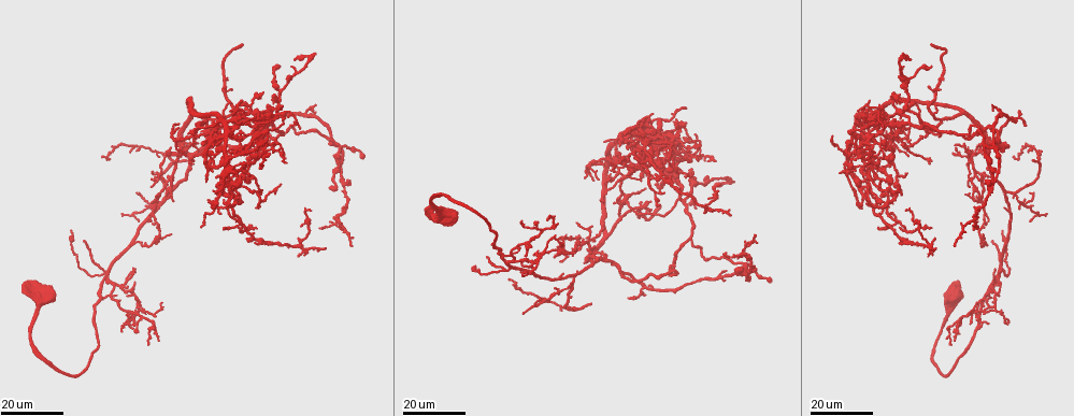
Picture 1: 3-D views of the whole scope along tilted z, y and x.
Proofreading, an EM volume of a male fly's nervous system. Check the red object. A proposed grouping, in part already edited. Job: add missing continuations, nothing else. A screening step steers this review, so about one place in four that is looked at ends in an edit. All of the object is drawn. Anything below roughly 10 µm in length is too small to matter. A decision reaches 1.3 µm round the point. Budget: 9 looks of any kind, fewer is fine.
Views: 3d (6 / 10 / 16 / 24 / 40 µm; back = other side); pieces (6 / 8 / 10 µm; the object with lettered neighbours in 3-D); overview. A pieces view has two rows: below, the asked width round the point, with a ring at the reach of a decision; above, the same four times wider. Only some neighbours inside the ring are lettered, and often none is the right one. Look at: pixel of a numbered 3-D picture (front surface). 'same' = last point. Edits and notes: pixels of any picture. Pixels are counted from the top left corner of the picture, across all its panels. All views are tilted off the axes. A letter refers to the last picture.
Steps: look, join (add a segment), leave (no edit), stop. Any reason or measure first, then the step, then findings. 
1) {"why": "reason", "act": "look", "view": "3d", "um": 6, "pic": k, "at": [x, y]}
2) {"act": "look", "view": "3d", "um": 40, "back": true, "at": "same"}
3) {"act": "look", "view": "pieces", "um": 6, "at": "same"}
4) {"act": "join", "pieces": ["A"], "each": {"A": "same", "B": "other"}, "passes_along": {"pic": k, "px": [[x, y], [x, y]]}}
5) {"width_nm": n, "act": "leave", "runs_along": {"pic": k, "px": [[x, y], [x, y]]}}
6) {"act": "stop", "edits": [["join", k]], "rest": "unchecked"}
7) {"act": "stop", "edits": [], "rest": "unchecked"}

{"why": "an open end", "act": "look", "view": "3d", "um": 16, "pic": 1, "at": [590, 302]}

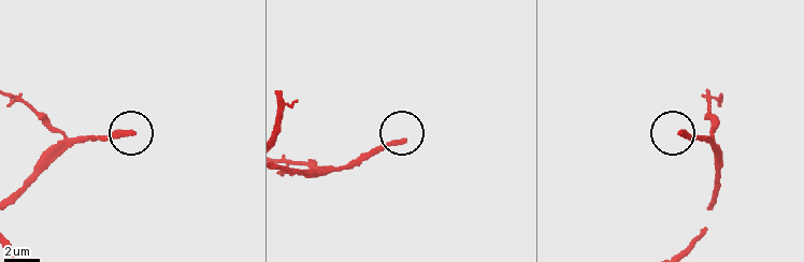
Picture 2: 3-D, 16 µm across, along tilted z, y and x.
{"act": "look", "view": "pieces", "um": 10, "pic": 2, "at": [679, 134]}

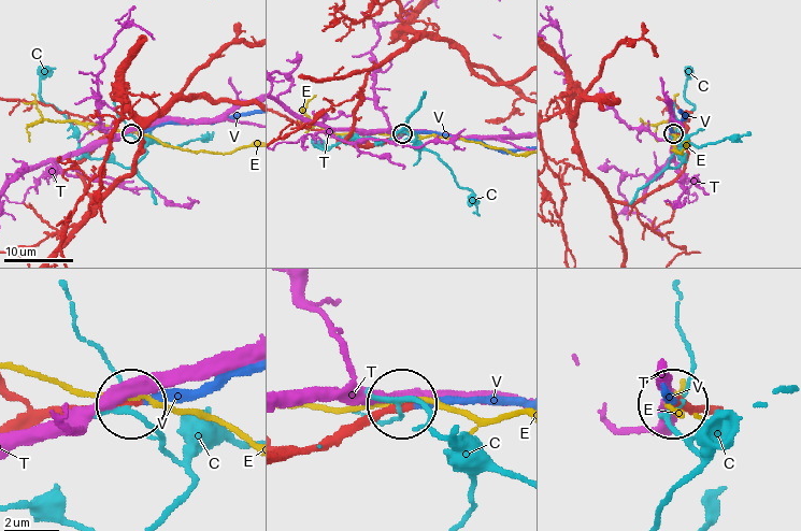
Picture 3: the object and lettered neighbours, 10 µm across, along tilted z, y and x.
{"width_nm": 260, "act": "join", "pieces": ["V"], "each": {"C": "other", "E": "other", "T": "other", "V": "same"}, "passes_along": {"pic": 3, "px": [[341, 439], [381, 418], [451, 399], [514, 406]]}, "found": "it goes on there"}

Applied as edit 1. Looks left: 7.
{"why": "end of a long branch", "act": "look", "view": "3d", "um": 16, "pic": 1, "at": [242, 43]}

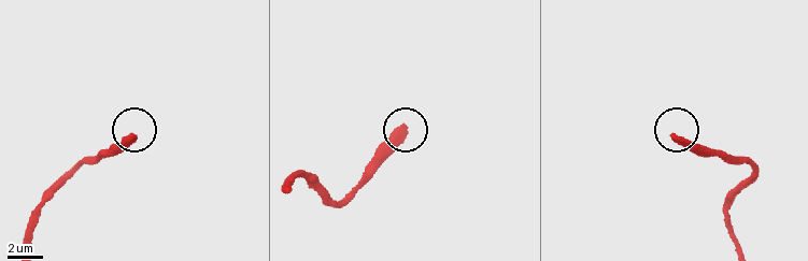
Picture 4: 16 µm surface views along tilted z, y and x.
{"why": "what lies round it", "act": "look", "view": "pieces", "um": 6, "pic": 4, "at": [673, 136]}

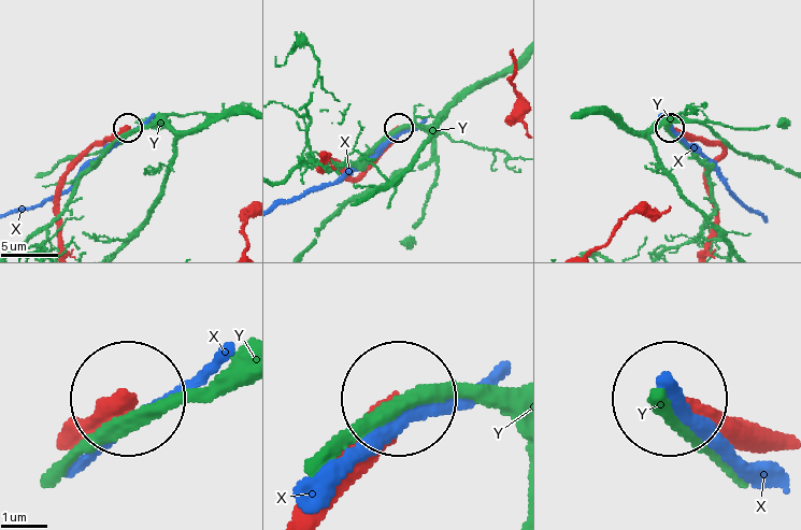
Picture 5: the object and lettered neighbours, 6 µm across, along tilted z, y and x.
{"width_nm": 400, "act": "leave", "each": {"X": "other", "Y": "other"}, "runs_along": {"pic": 5, "px": [[73, 440], [124, 401]]}, "found": "no lettered segment goes on from it"}

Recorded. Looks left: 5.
{"why": "thin end", "act": "look", "view": "3d", "um": 24, "pic": 1, "at": [206, 182]}

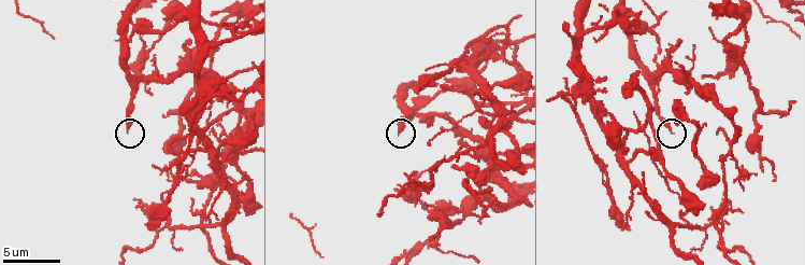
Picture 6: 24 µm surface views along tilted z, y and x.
{"act": "look", "view": "pieces", "um": 6, "pic": 6, "at": [126, 131]}

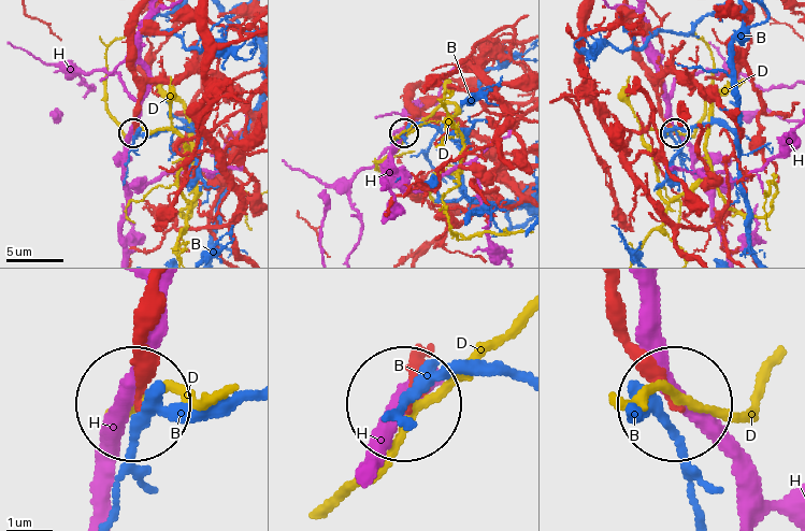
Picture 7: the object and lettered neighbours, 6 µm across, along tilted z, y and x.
{"act": "leave", "each": {"B": "other", "D": "other", "H": "other"}, "found": "no lettered segment goes on from it"}

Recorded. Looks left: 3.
{"why": "branch stops here", "act": "look", "view": "3d", "um": 24, "pic": 1, "at": [935, 250]}

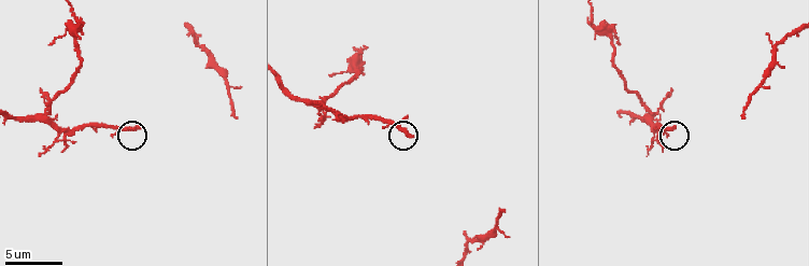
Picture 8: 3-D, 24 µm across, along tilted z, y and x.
{"act": "look", "view": "pieces", "um": 10, "pic": 8, "at": [411, 134]}

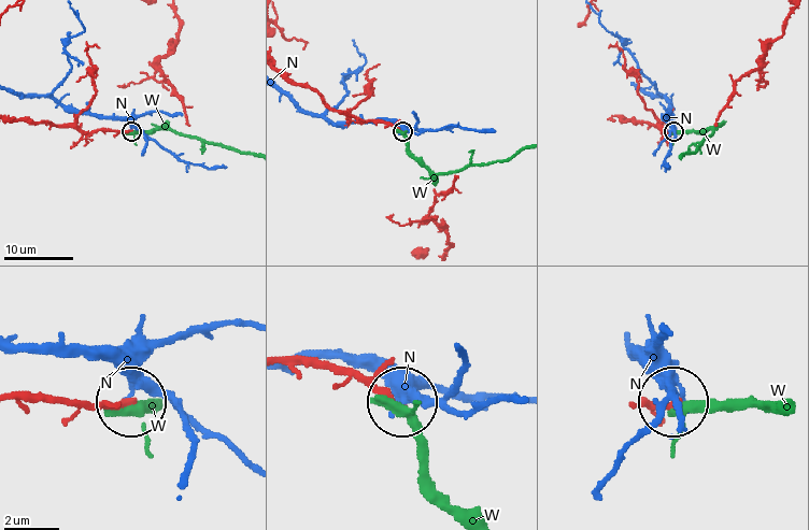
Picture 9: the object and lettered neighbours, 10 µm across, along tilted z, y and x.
{"width_nm": 200, "act": "leave", "each": {"N": "other", "W": "other"}, "runs_along": {"pic": 9, "px": [[17, 397], [128, 403]]}, "found": "no lettered segment goes on from it"}

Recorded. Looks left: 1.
{"act": "stop", "edits": [["join", 3]], "rest": "unchecked"}

